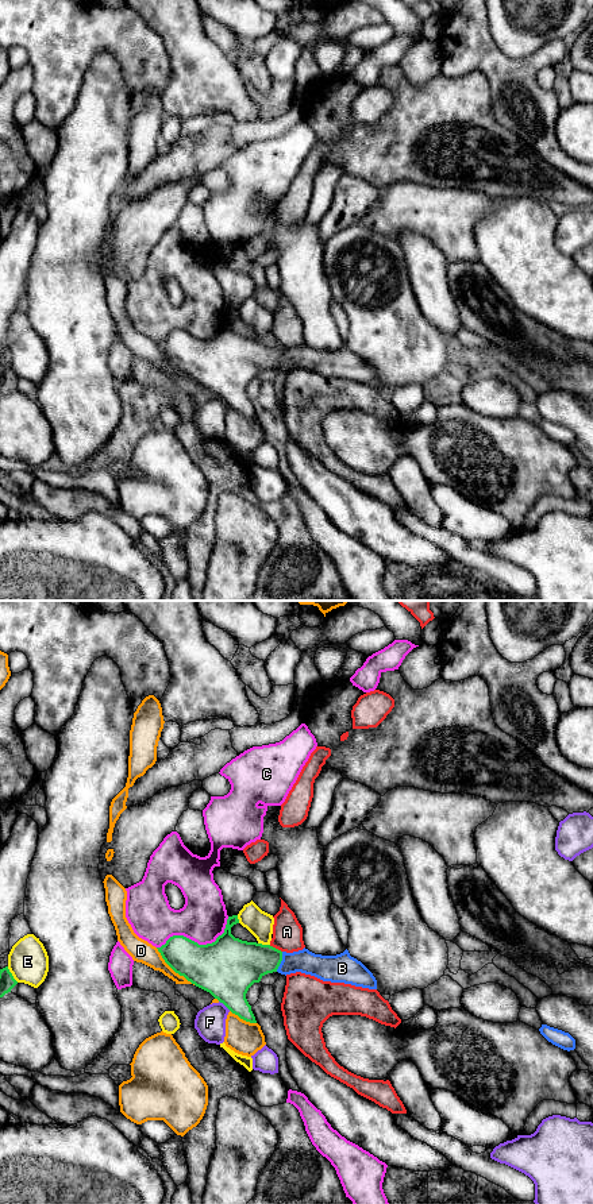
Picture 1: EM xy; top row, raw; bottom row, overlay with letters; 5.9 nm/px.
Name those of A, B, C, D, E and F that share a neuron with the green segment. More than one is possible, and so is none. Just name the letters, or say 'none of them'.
B

